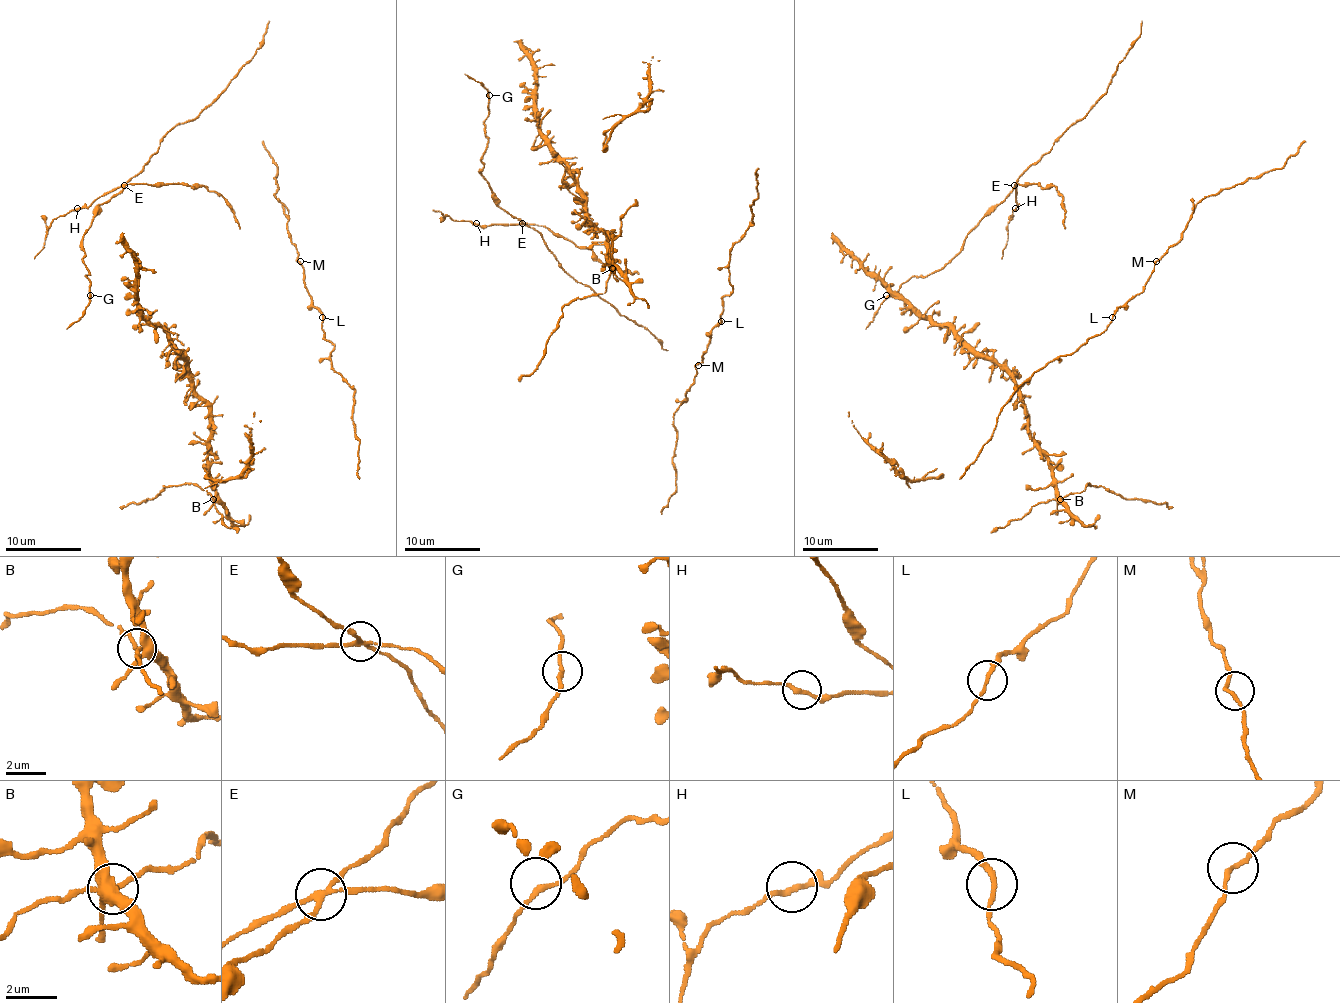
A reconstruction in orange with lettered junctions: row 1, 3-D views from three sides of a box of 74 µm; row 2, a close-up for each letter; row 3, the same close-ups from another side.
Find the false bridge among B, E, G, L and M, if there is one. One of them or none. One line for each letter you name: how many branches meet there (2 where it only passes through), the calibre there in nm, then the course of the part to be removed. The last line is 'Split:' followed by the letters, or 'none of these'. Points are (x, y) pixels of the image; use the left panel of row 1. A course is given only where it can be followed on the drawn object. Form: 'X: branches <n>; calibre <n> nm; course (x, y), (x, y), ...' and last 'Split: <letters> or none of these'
E: branches 4; calibre 180 nm; course (124, 185), (204, 185), (223, 197), (240, 229)
Split: E

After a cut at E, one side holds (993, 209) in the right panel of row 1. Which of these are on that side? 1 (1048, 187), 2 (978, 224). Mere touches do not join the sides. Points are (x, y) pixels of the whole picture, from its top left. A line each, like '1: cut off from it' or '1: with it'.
1: cut off from it
2: with it

